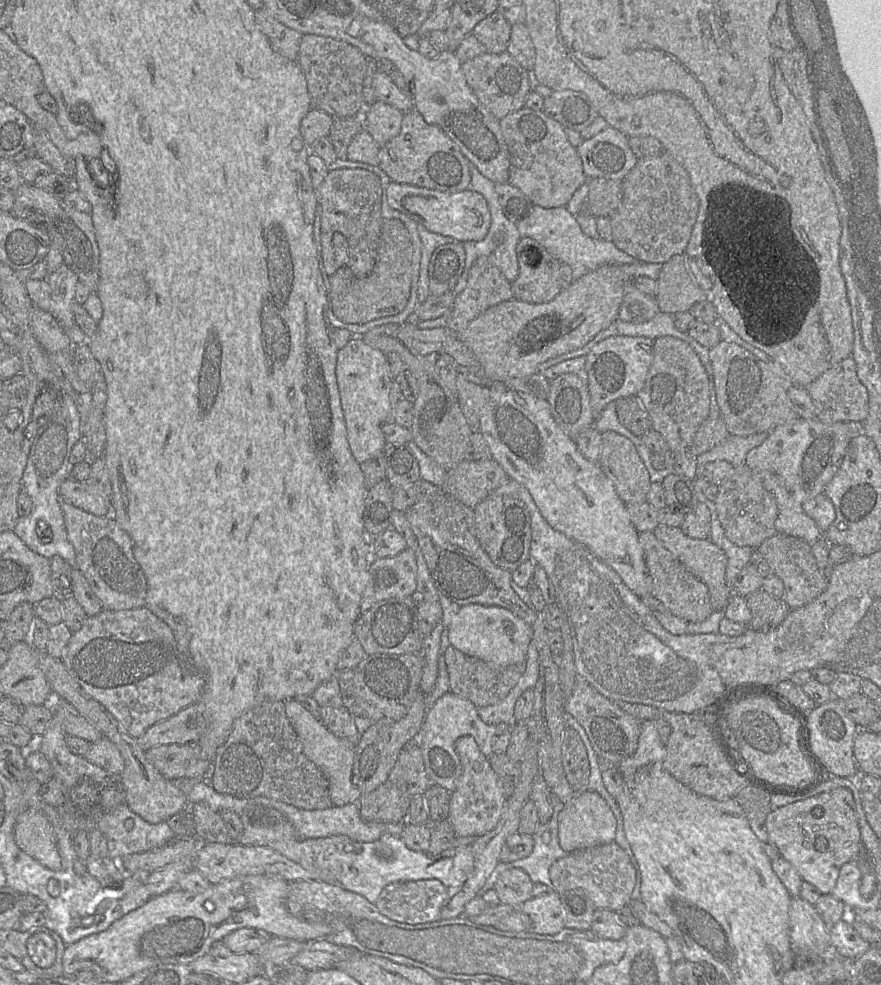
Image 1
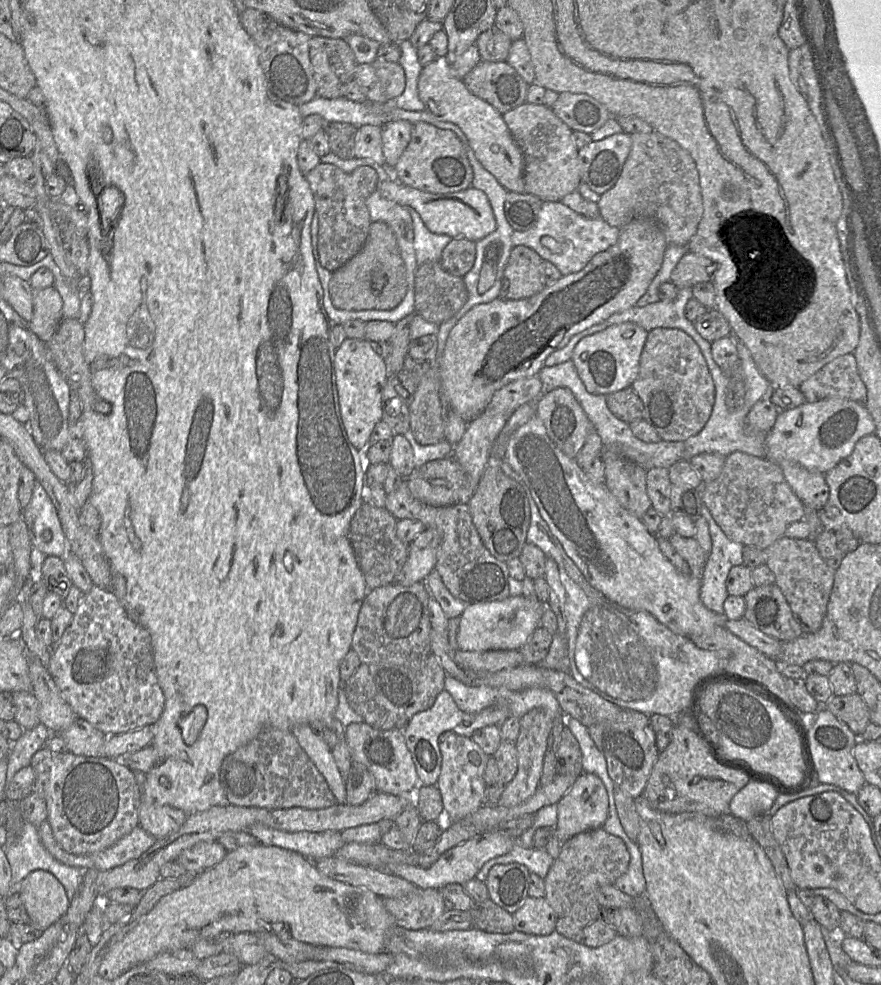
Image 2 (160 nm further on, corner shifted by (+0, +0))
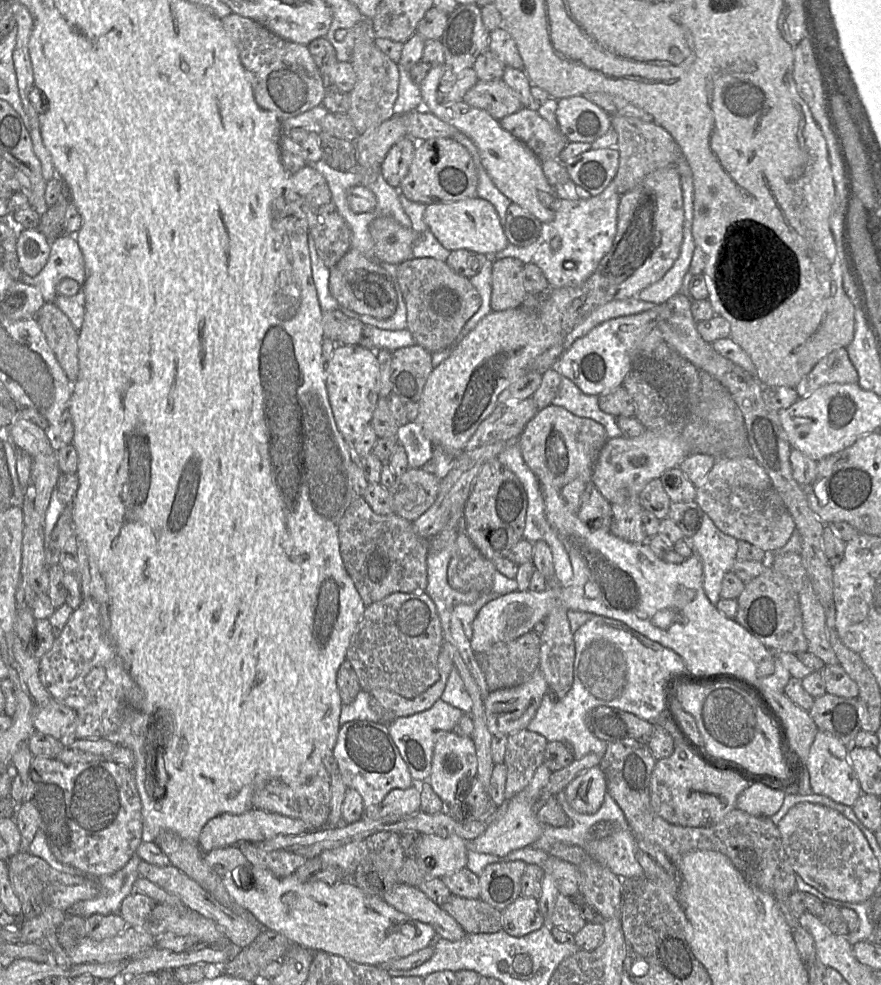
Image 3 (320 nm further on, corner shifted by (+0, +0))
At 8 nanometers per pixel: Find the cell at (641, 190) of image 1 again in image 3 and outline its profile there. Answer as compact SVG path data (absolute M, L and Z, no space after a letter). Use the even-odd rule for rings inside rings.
M612 116L611 126L618 135L616 147L619 160L614 183L619 195L635 188L649 173L676 165L680 157L680 147L671 134L655 122L645 122L633 117Z

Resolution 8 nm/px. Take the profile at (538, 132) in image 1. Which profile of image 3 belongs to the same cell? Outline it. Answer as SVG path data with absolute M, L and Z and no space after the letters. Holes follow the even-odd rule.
M534 106L522 107L499 120L501 127L527 145L538 159L557 161L569 141L537 112Z

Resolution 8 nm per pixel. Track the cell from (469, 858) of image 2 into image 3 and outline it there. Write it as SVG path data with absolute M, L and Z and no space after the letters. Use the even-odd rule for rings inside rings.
M542 763L528 786L506 801L505 812L495 819L480 836L467 842L468 850L501 857L517 849L533 845L544 830L544 825L538 821L533 812L533 806L541 798L541 791L548 783L551 773L549 768Z

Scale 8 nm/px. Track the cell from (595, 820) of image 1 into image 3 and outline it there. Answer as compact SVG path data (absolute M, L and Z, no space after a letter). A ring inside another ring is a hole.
M596 765L572 780L564 789L570 806L582 814L596 813L607 792L607 782L600 765Z

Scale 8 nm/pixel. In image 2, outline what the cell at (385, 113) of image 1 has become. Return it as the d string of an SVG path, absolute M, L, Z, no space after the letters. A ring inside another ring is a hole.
M406 120L386 123L382 129L382 152L384 165L390 170L396 165L411 138L413 124Z

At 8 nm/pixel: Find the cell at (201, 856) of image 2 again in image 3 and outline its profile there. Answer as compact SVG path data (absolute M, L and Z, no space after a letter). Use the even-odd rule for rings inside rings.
M231 845L224 848L213 849L208 853L204 853L204 860L211 870L218 875L223 876L228 872L233 874L233 880L241 885L244 885L244 881L249 883L249 873L251 874L251 884L253 883L253 873L251 869L246 870L243 867L248 866L250 863L246 857L241 853L237 845Z

